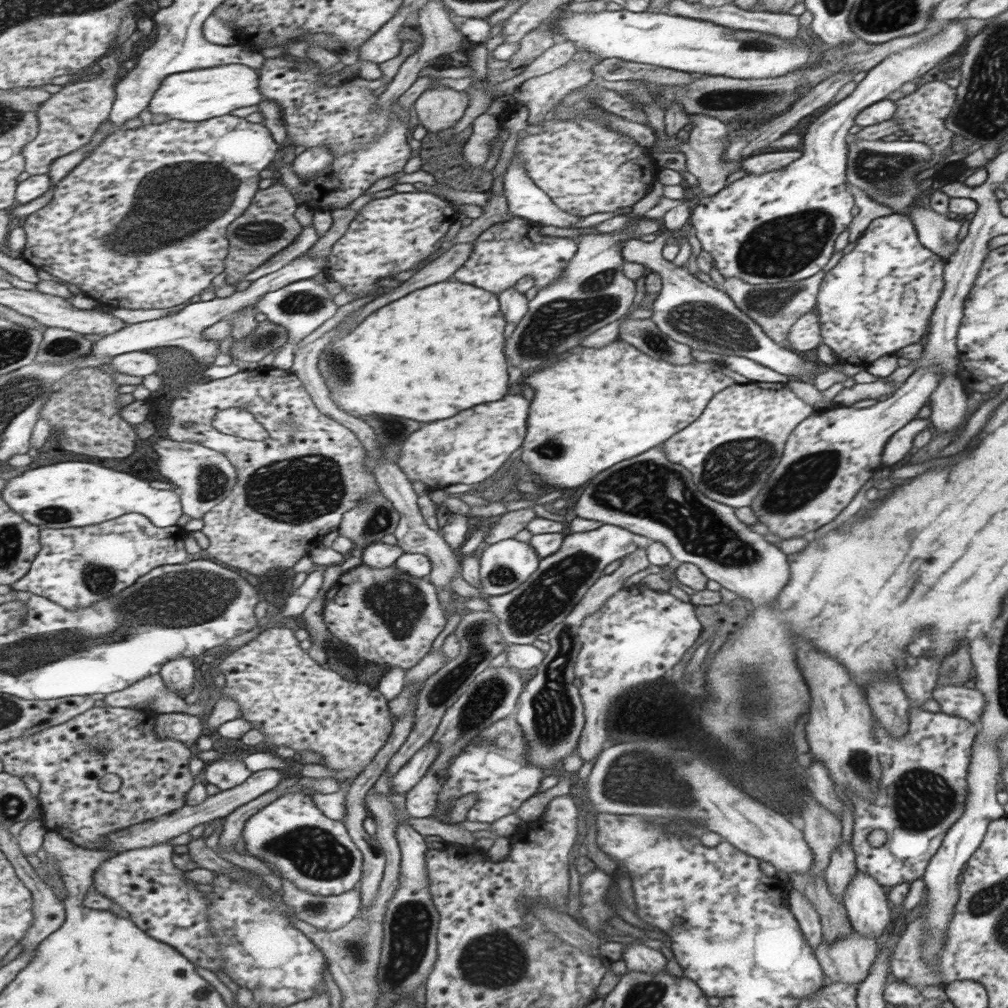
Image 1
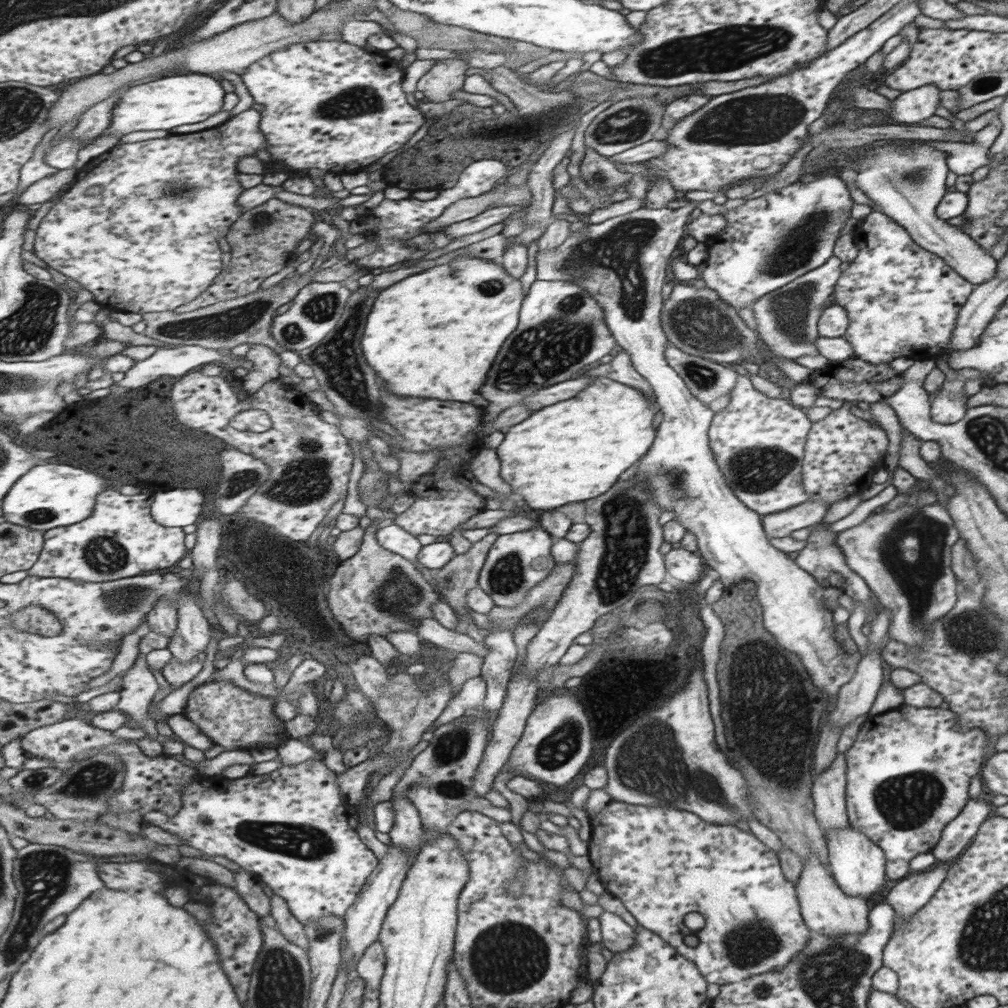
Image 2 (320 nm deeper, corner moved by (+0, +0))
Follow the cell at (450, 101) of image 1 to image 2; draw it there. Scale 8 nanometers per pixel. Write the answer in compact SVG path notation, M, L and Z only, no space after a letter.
M463 59L438 60L417 82L416 90L423 93L427 101L447 102L453 94L462 90L469 65Z

